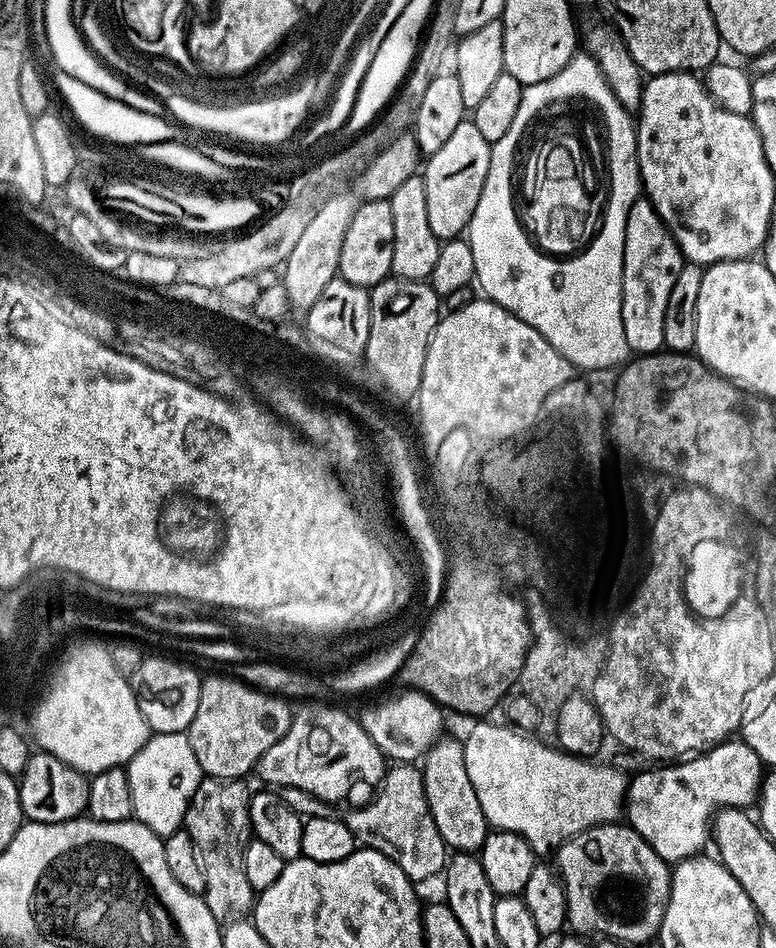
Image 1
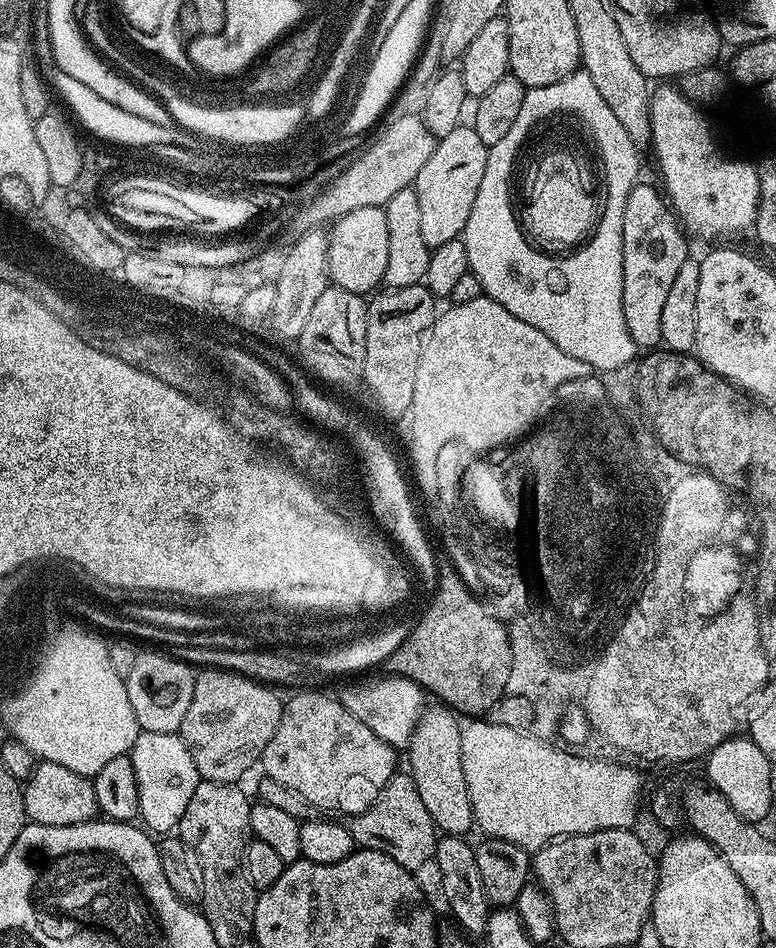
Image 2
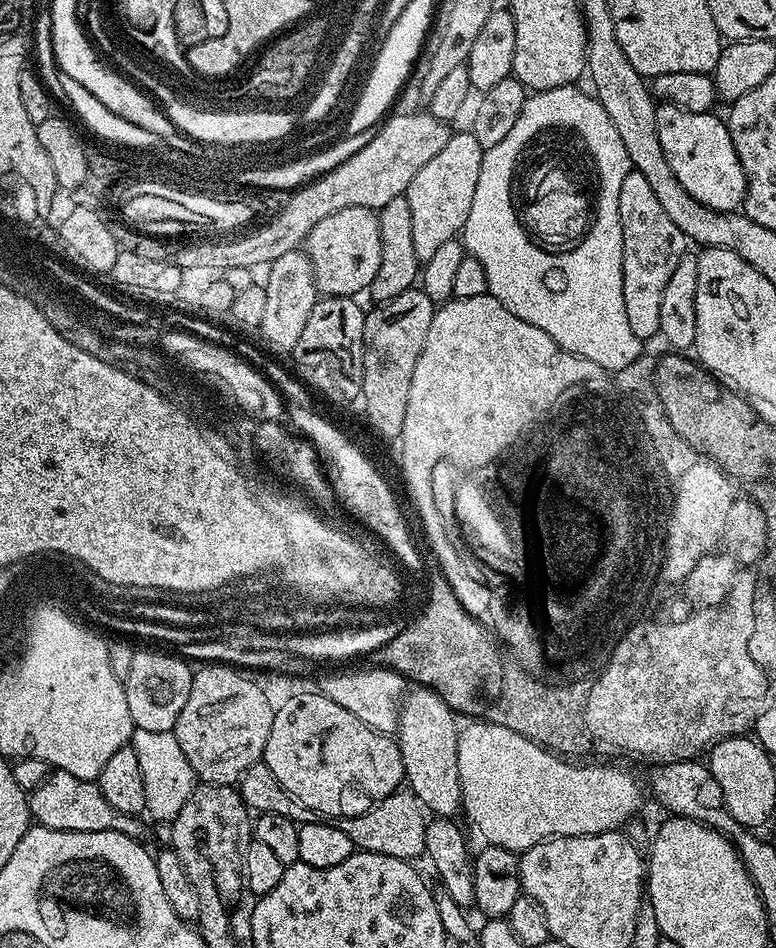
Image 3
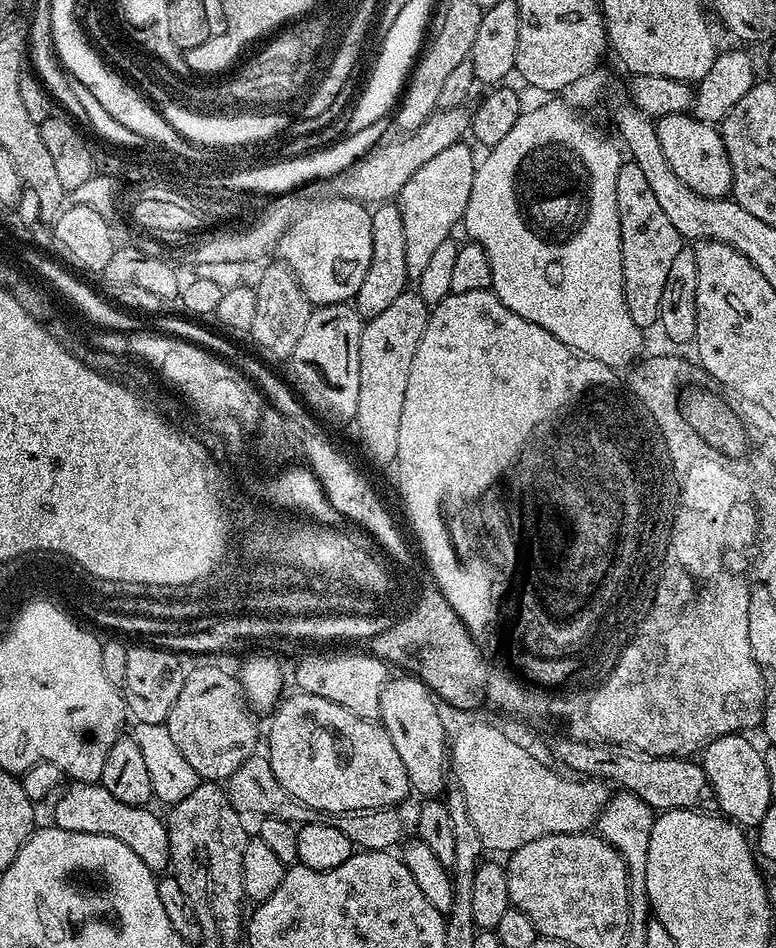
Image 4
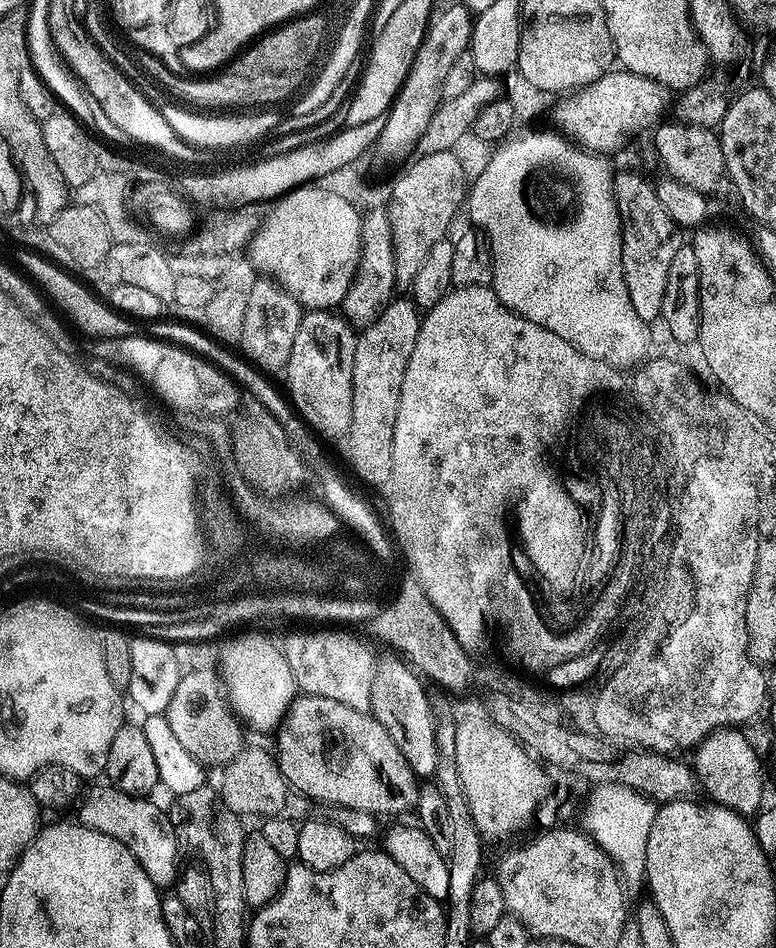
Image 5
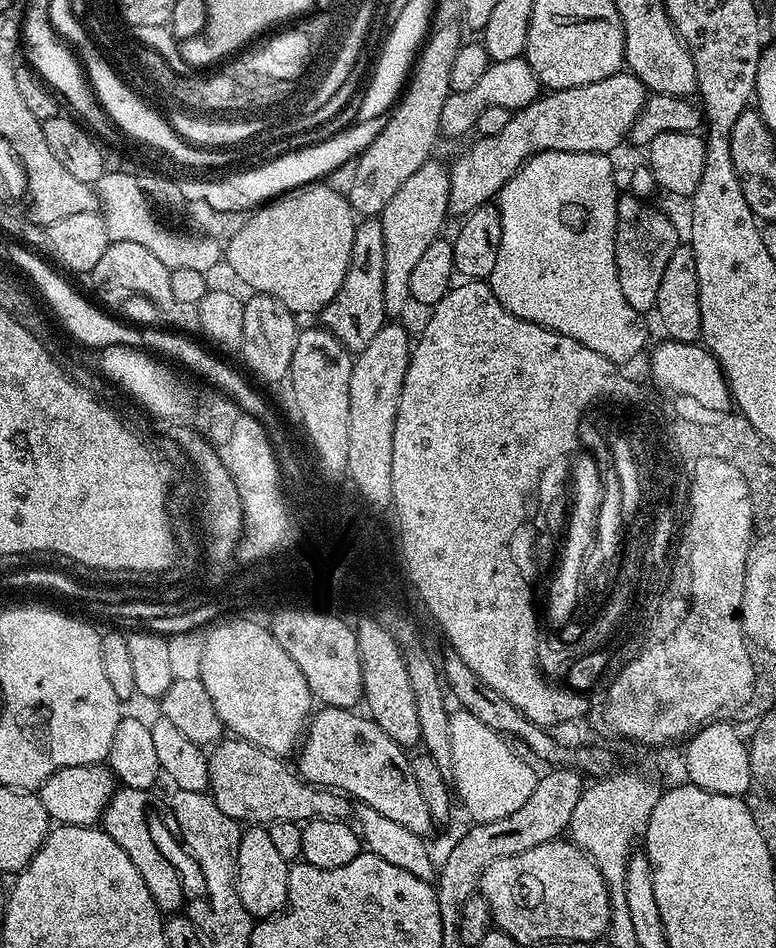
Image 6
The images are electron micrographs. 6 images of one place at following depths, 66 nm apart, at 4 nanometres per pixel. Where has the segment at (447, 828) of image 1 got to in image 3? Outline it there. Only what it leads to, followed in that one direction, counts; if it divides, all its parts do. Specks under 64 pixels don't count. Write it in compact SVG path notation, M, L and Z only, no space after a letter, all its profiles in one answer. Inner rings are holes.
M413 687L400 705L398 743L407 787L433 817L455 817L462 808L462 786L458 778L458 716L429 688Z

